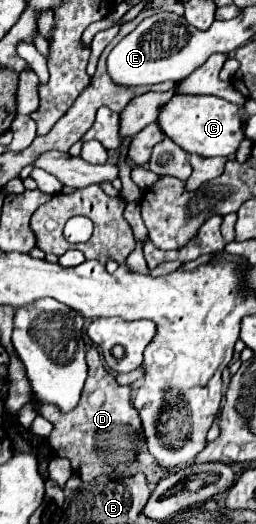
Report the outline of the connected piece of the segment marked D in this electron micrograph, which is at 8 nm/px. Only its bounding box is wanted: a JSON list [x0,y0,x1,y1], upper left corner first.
[38,347,144,483]

